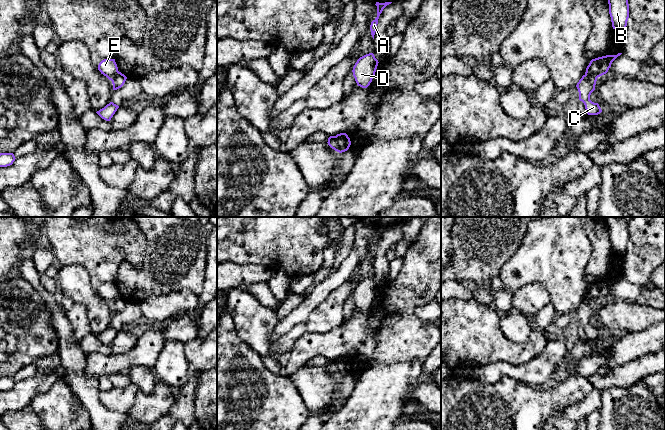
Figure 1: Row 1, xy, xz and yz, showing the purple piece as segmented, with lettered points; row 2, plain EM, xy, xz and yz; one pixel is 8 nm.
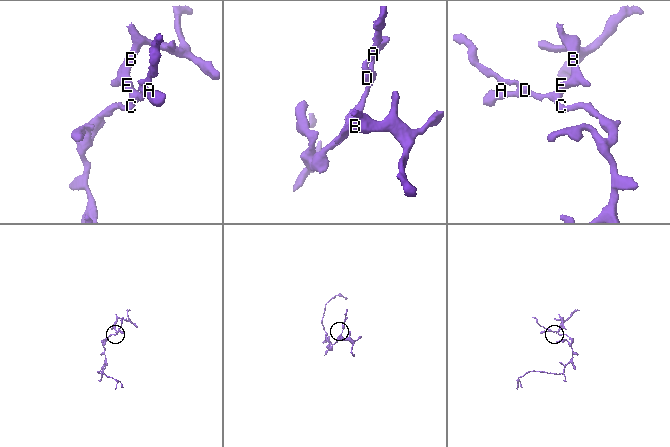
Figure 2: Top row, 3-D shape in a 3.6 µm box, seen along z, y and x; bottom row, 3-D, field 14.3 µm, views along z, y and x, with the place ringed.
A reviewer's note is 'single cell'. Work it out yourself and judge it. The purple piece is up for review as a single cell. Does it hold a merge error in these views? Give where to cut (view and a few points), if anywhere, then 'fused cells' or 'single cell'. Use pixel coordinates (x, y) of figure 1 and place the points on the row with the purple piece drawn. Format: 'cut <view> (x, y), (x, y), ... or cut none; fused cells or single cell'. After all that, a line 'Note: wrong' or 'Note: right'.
cut xz (334, 136), (340, 152); fused cells
Note: wrong

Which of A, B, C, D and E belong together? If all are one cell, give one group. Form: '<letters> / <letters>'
A C D / B E

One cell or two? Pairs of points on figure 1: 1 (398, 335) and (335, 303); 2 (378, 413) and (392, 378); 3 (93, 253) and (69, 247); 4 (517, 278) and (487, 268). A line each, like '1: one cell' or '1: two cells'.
1: two cells
2: one cell
3: one cell
4: two cells

